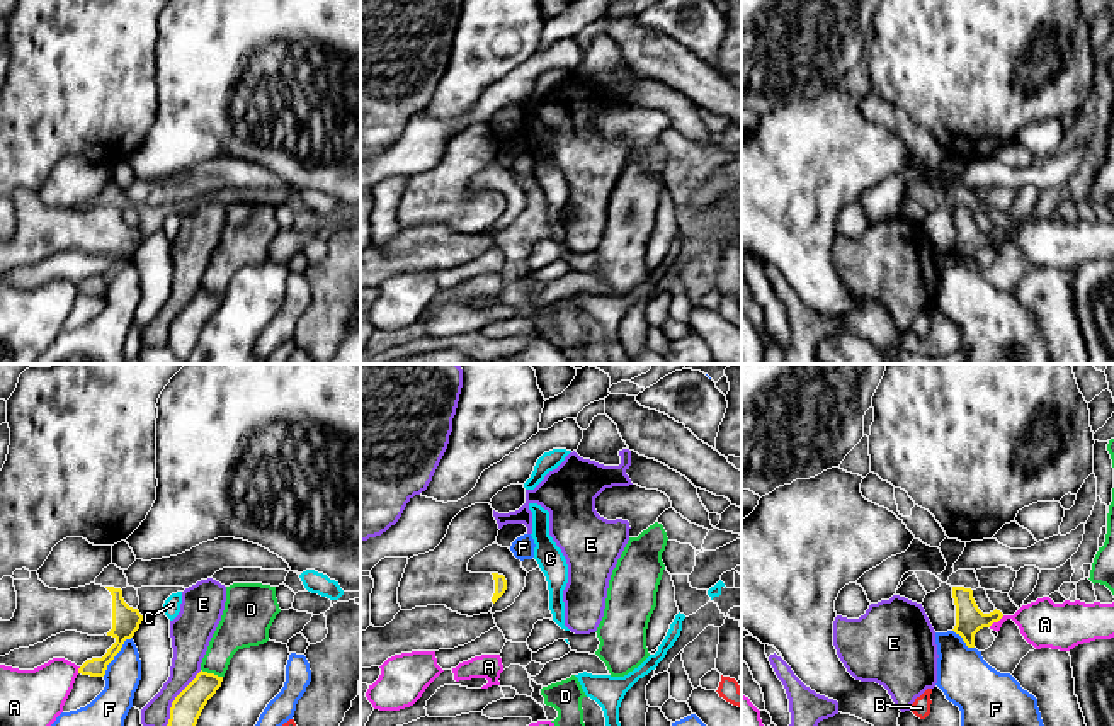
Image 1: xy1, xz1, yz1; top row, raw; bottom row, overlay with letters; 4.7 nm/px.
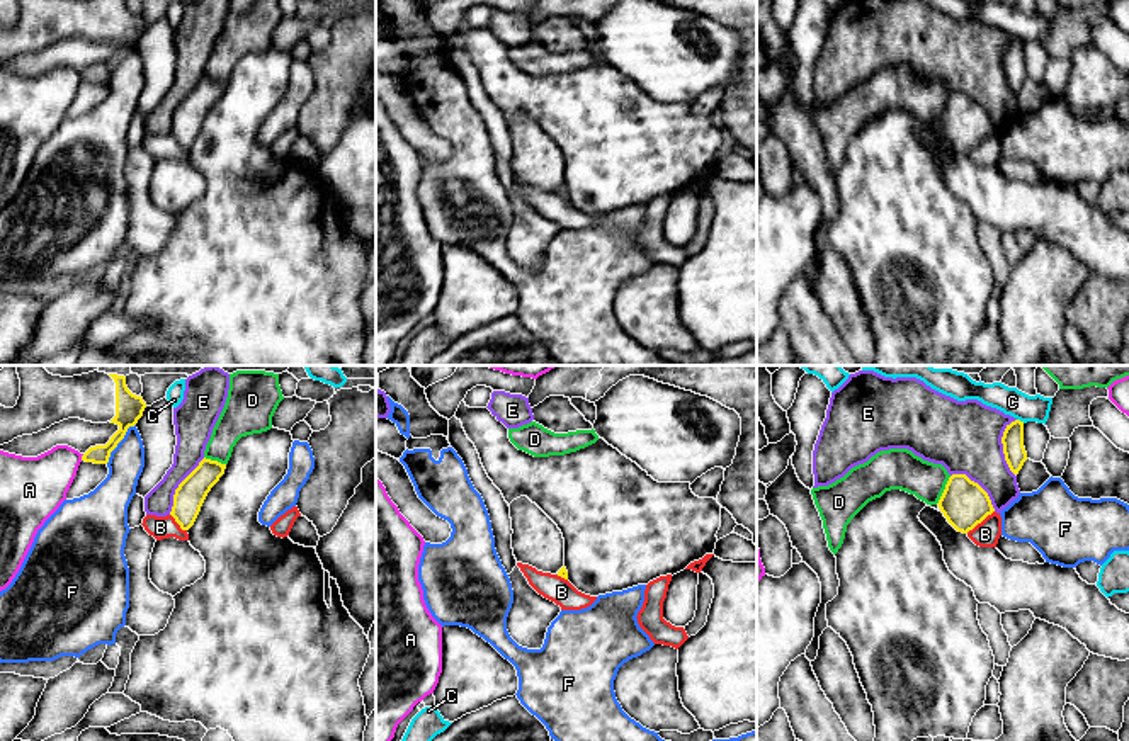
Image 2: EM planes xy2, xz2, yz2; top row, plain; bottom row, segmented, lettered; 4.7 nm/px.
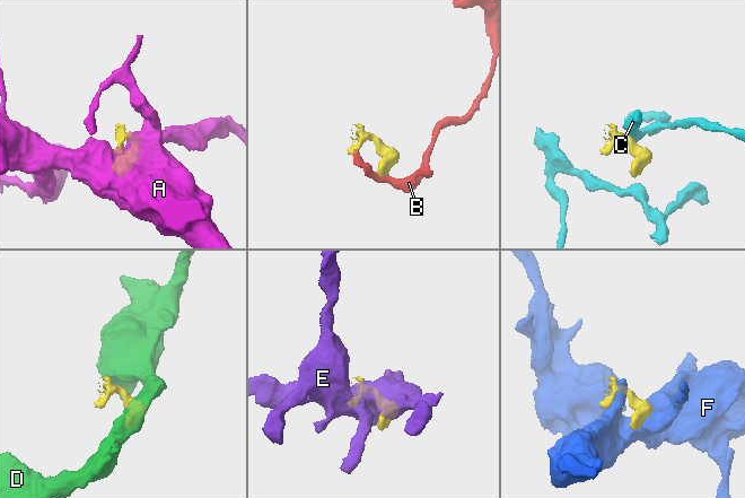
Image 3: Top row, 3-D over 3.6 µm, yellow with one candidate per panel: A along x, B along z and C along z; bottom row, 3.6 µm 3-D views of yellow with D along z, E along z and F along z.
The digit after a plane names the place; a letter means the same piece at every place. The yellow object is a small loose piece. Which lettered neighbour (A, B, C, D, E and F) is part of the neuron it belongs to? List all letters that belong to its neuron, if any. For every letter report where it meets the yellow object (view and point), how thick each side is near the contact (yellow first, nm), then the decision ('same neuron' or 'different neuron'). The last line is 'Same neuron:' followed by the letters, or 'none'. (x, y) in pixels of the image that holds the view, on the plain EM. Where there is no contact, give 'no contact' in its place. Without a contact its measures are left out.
A: contact yz1 (995, 240); calibres 140 and 220 nm; different neuron
B: contact yz2 (980, 141); calibres 220 and 120 nm; different neuron
C: contact yz2 (1019, 39); calibres 100 and 130 nm; different neuron
D: contact yz2 (944, 109); calibres 220 and 190 nm; different neuron
E: contact yz2 (1004, 67); calibres 100 and 340 nm; different neuron
F: contact xy1 (116, 272); calibres 130 and 170 nm; different neuron
Same neuron: none

